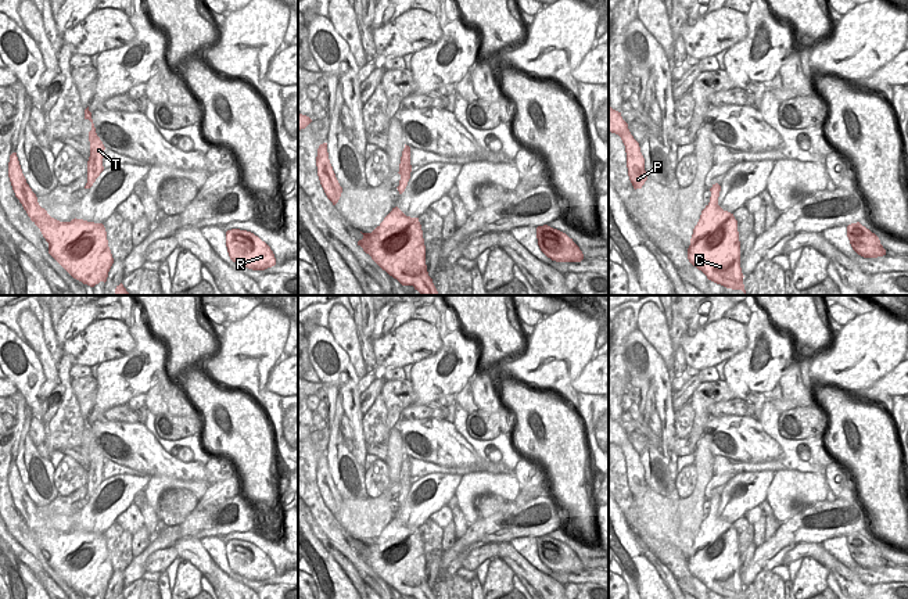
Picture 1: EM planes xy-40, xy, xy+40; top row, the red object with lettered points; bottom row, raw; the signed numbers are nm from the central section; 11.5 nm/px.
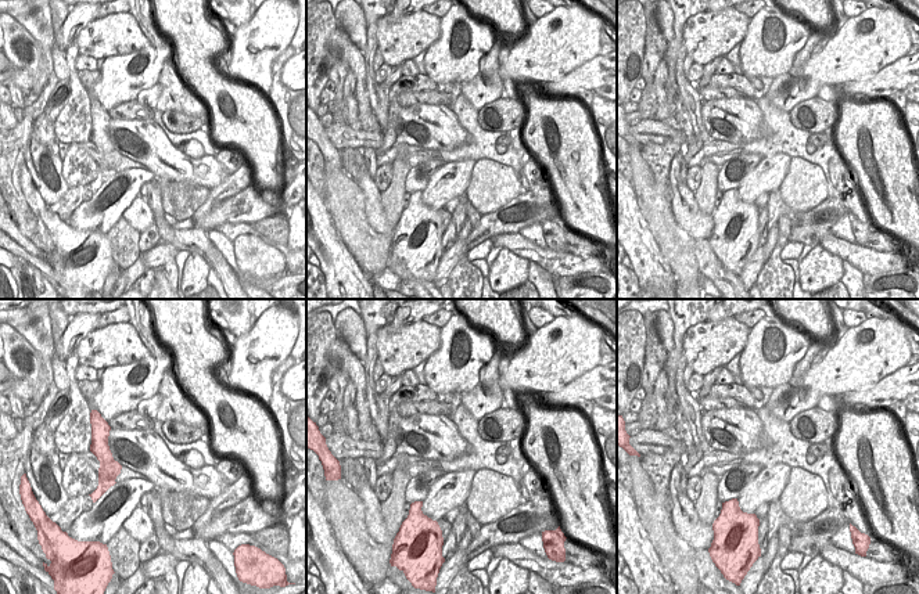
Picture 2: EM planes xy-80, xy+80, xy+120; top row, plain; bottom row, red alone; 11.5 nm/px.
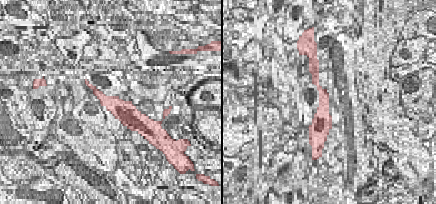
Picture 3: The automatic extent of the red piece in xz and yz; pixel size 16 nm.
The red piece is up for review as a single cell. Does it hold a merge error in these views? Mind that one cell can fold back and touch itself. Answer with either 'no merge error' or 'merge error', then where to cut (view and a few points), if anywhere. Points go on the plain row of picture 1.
merge error | xy+40 (717, 494), (711, 504)

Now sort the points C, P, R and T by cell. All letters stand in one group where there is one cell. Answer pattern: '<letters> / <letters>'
C P R / T

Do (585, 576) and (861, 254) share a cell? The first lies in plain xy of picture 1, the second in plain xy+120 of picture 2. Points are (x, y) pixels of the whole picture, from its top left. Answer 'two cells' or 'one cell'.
one cell

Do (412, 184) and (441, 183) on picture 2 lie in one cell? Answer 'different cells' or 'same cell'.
different cells

